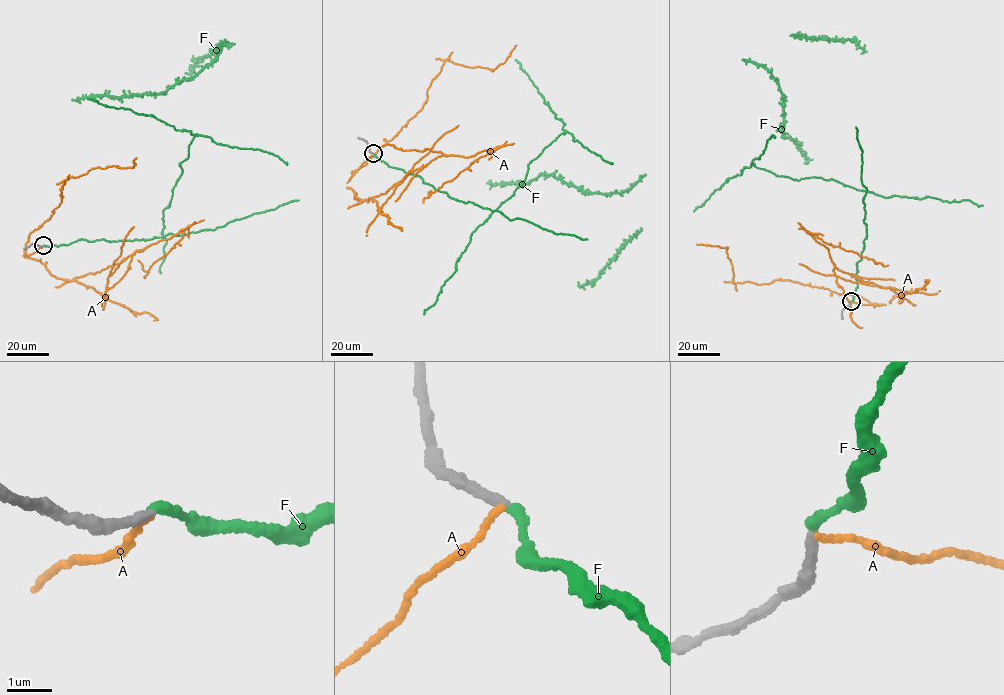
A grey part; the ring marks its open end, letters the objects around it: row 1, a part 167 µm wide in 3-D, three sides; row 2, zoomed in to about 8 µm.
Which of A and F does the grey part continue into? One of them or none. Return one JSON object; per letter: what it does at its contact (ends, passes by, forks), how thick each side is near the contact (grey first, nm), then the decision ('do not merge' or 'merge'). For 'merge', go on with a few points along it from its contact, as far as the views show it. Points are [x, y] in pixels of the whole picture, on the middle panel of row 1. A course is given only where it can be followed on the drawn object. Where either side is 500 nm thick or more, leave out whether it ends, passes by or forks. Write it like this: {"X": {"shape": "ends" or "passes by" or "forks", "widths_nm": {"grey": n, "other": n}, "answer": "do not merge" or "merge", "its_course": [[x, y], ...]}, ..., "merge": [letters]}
{"A": {"shape": "ends", "widths_nm": {"grey": 240, "other": 130}, "answer": "do not merge"}, "F": {"shape": "ends", "widths_nm": {"grey": 240, "other": 200}, "answer": "merge"}, "merge": ["F"]}

